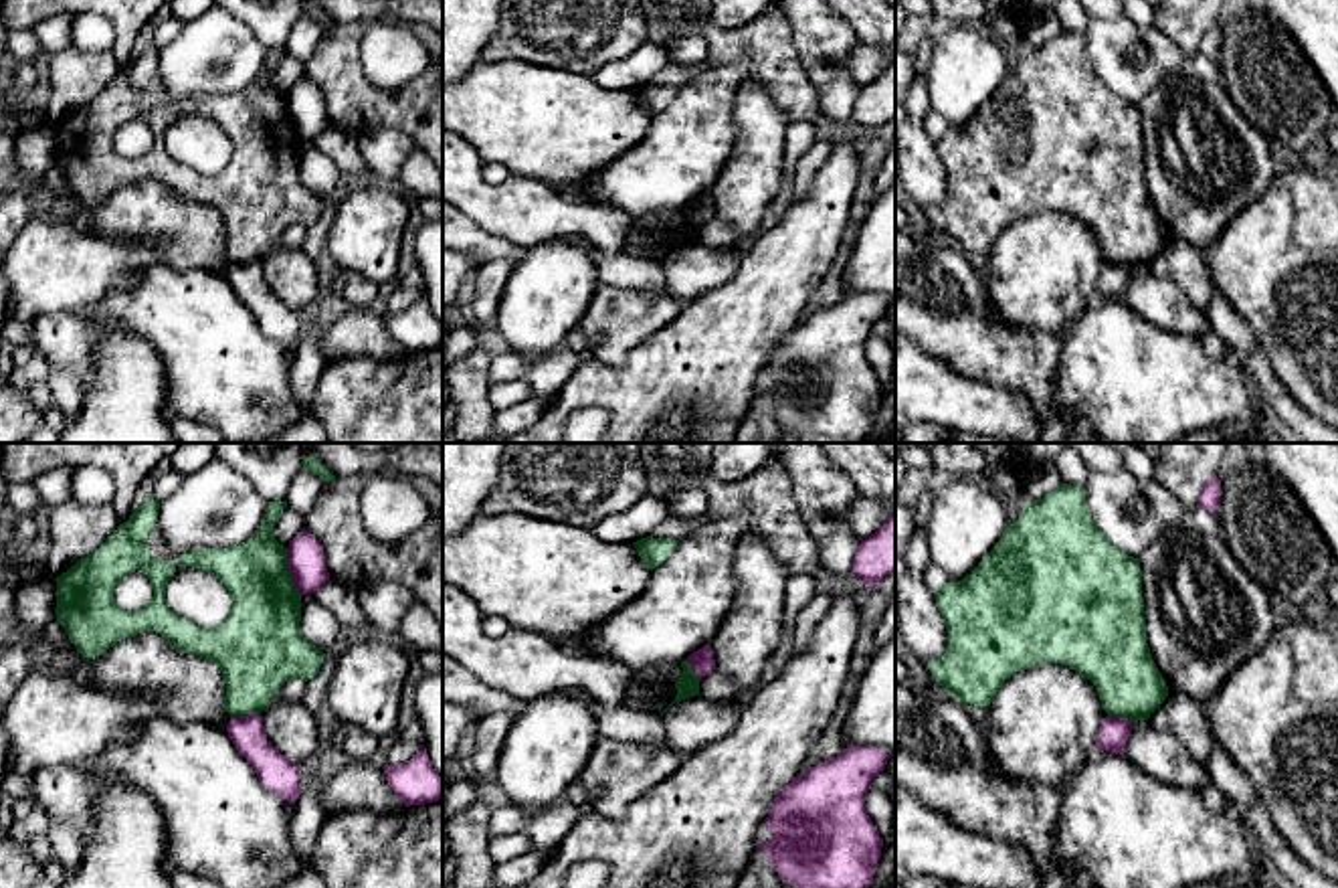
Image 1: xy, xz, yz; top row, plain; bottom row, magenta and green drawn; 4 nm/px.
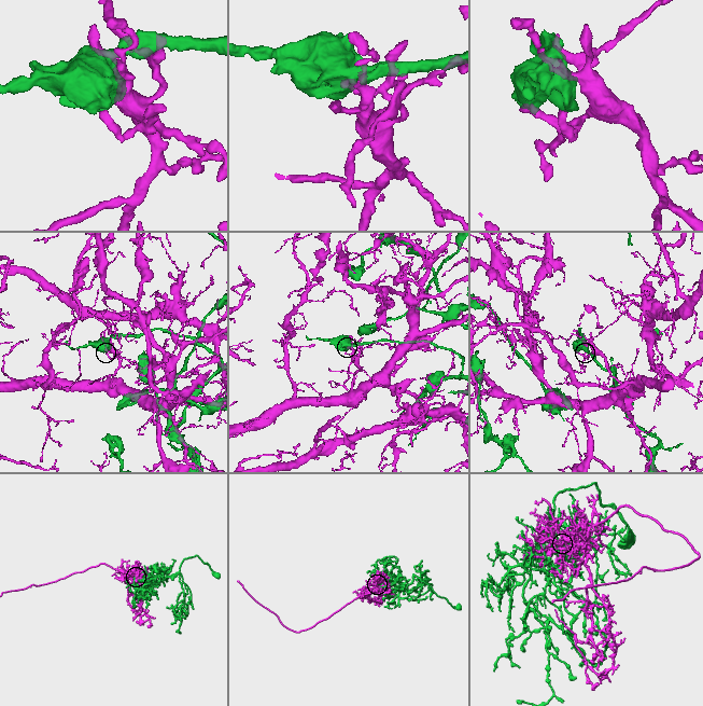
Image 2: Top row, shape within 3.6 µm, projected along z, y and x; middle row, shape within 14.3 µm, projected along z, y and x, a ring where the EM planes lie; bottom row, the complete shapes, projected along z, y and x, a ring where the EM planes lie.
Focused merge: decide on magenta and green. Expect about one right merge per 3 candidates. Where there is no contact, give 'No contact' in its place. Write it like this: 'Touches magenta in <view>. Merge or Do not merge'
Touches magenta in xy. Do not merge

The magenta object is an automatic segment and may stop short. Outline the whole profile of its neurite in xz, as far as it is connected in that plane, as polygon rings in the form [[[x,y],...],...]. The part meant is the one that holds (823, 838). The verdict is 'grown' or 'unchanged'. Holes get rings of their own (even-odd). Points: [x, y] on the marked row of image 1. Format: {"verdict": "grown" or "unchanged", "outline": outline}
{"verdict": "unchanged", "outline": [[[849,746],[841,754],[796,775],[772,801],[764,827],[774,835],[760,846],[778,876],[794,888],[869,888],[883,841],[865,809],[871,781],[889,754],[877,746]]]}

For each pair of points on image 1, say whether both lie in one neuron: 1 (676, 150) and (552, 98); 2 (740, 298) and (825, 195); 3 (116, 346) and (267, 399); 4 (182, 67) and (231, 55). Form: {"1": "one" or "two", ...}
{"1": "two", "2": "one", "3": "two", "4": "one"}

